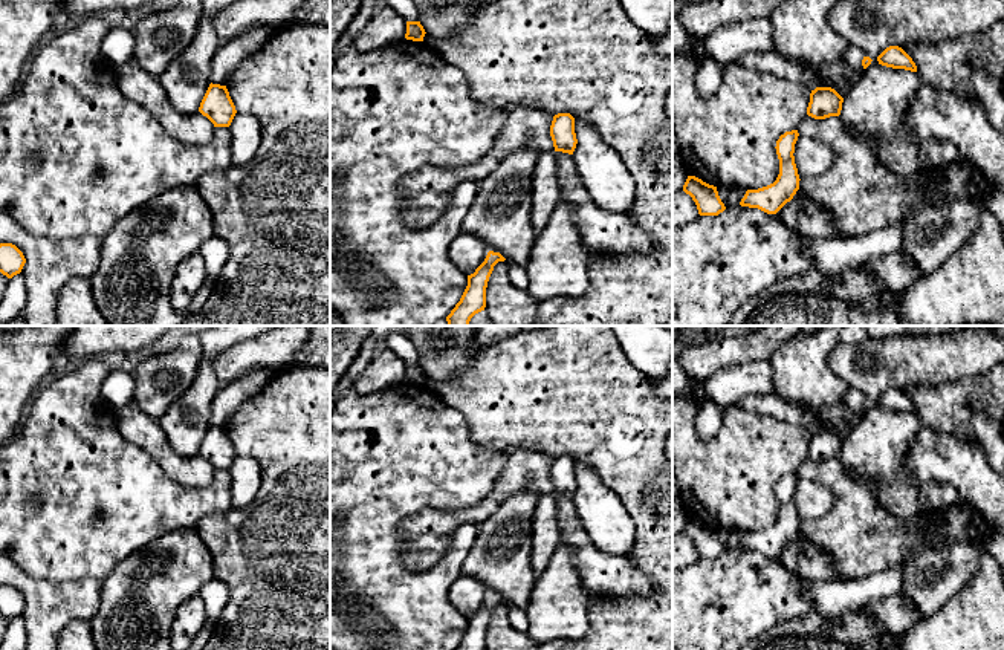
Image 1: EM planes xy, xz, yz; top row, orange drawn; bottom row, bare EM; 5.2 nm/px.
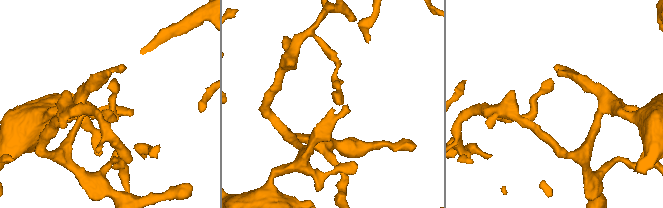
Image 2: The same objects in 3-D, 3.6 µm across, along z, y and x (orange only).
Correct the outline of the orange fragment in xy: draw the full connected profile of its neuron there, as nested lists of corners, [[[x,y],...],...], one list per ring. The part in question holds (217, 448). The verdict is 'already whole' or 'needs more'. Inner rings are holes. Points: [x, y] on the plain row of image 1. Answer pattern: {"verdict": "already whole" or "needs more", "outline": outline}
{"verdict": "already whole", "outline": [[[209,427],[199,454],[206,459],[214,470],[229,470],[237,453],[226,428]]]}

